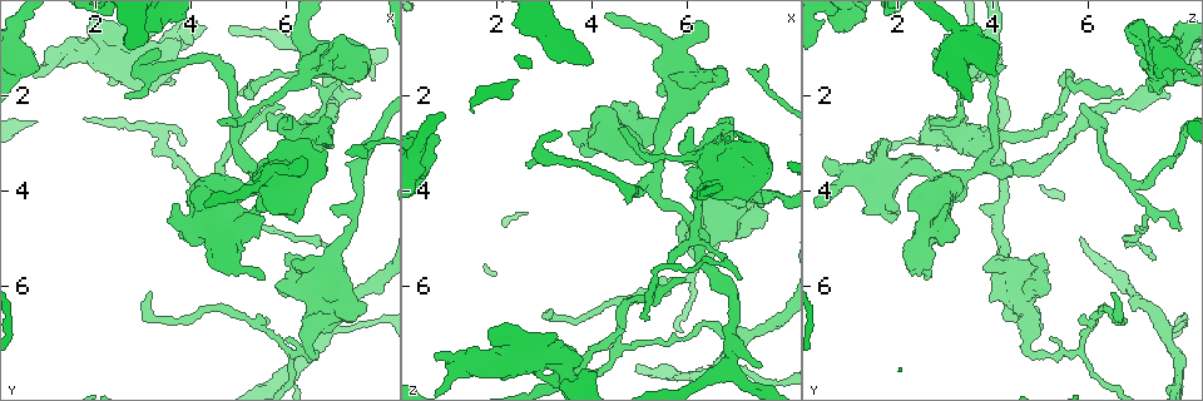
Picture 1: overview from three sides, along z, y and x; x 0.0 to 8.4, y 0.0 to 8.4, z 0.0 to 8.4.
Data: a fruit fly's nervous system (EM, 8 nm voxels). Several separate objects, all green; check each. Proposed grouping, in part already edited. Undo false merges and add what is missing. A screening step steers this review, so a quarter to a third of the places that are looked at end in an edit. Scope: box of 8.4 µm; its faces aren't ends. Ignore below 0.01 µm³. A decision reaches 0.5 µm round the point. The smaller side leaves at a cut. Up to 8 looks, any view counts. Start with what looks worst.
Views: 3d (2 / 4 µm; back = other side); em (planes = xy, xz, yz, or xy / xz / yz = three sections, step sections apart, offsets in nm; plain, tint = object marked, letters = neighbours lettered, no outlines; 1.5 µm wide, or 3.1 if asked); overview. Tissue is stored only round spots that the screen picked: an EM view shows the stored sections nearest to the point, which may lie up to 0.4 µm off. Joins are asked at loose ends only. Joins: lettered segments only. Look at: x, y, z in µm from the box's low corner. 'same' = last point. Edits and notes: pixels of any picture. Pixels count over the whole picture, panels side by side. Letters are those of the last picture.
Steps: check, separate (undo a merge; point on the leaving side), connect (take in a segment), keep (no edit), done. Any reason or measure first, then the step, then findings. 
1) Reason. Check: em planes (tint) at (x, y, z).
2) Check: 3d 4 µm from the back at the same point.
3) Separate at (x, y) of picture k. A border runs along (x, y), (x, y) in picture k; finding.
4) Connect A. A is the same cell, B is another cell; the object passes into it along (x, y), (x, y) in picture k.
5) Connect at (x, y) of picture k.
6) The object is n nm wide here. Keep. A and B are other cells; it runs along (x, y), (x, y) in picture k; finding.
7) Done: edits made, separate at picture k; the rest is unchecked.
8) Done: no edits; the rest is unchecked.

Check: em xy step 8 (letters) at (4.70, 2.55, 2.65).

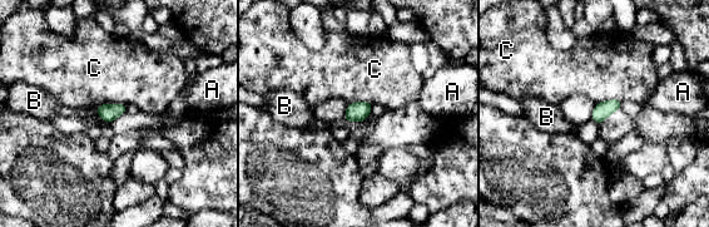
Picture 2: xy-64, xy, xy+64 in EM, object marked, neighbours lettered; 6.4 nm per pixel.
Keep. A, B and C are other cells; a border runs along (125, 104), (100, 104), (95, 108) in picture 2; no lettered segment goes on from it.

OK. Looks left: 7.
Sudden change in width. Check: 3d 2 µm at (6.50, 7.25, 4.70).

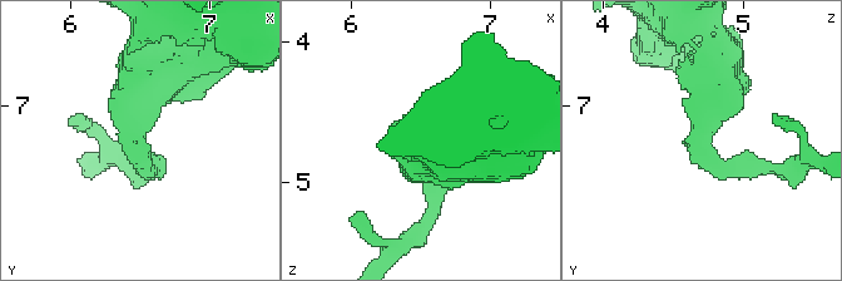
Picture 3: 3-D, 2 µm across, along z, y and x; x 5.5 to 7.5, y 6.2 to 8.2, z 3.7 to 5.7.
Now the EM. Check: em xy step 8 (letters) at (6.44, 7.22, 4.66).

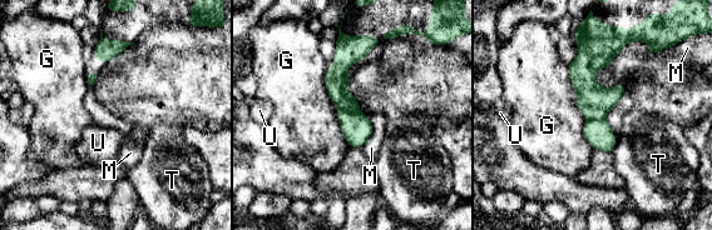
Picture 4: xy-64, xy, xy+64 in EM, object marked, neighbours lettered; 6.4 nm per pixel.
The object is 190 nm wide here. Separate at (356, 128) of picture 4. G, M, T and U are other cells; a border runs along (340, 106), (359, 113) in picture 4; two neurons meet here.

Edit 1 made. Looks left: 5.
Check: overview.

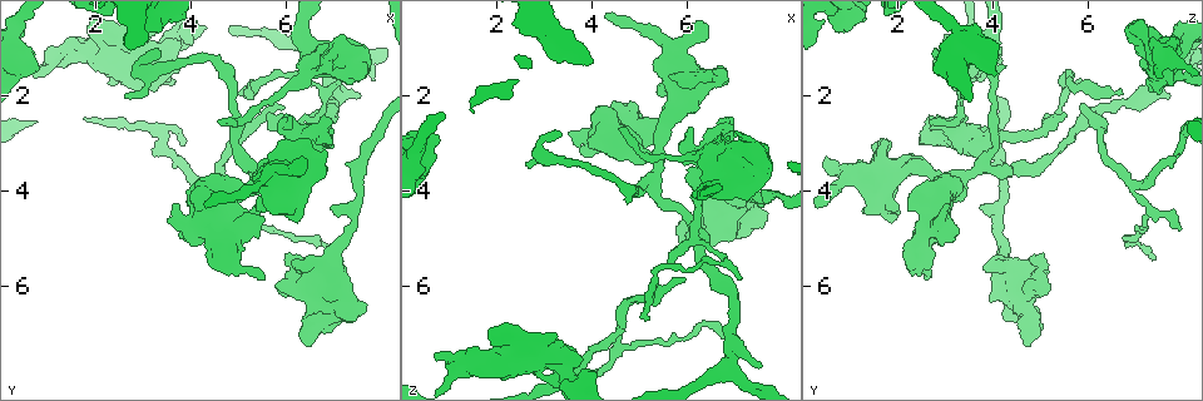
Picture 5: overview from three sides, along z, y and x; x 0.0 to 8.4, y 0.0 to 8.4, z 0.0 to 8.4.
Sharp bend. Check: em yz step 8 (letters) at (6.45, 5.00, 6.75).

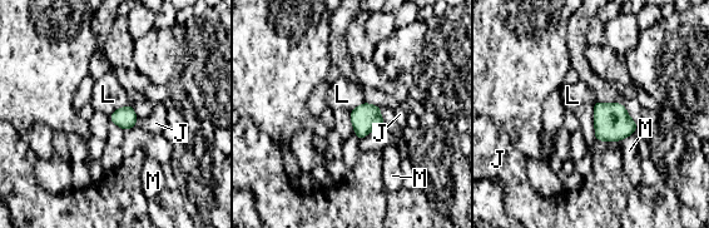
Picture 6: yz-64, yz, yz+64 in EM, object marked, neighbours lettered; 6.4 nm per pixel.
Check: em planes (letters) at the same point.

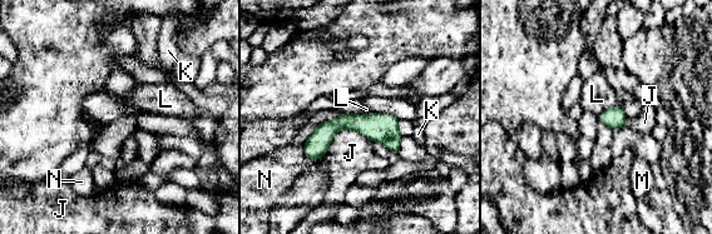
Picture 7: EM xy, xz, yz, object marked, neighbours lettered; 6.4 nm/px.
Keep. J, K, L, M and N are other cells; a border runs along (617, 104), (607, 108), (598, 116) in picture 7; continuous, no second neuron.

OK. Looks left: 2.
Done: edits made, separate at picture 4; the rest is unchecked.

